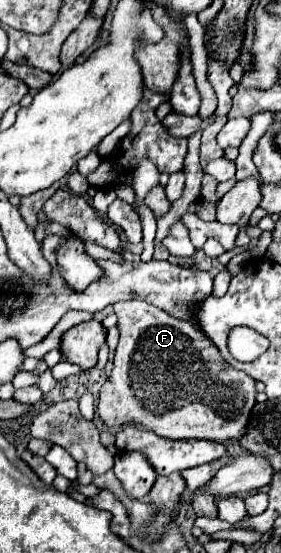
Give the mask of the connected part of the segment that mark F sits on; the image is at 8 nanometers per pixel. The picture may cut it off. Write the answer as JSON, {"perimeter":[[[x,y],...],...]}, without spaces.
{"perimeter":[[[146,301],[114,303],[118,315],[120,343],[114,353],[114,367],[108,381],[100,389],[98,415],[108,429],[138,425],[166,439],[238,439],[246,431],[250,411],[256,403],[254,379],[228,365],[214,341],[206,337],[194,323],[170,317],[166,311]]]}

